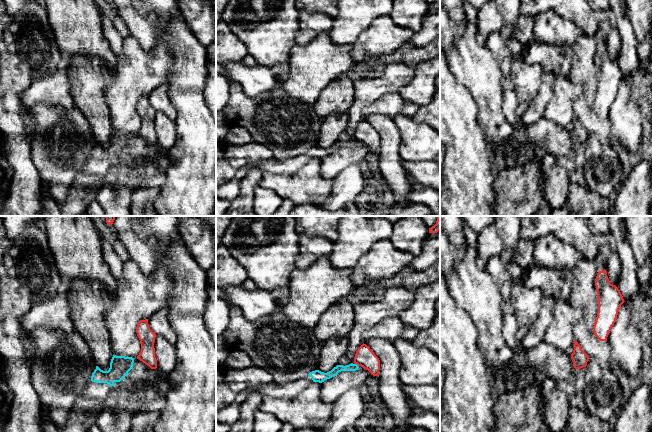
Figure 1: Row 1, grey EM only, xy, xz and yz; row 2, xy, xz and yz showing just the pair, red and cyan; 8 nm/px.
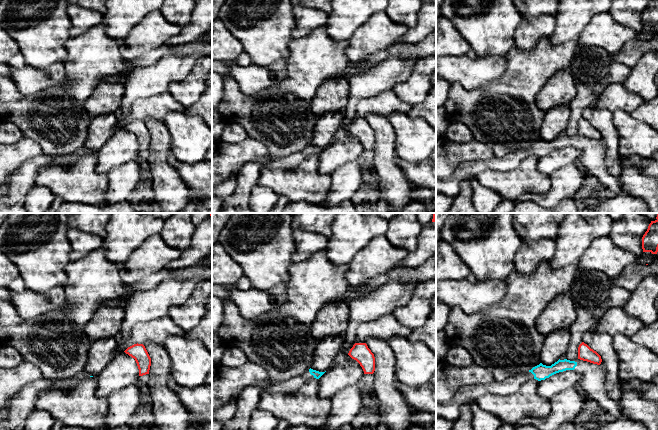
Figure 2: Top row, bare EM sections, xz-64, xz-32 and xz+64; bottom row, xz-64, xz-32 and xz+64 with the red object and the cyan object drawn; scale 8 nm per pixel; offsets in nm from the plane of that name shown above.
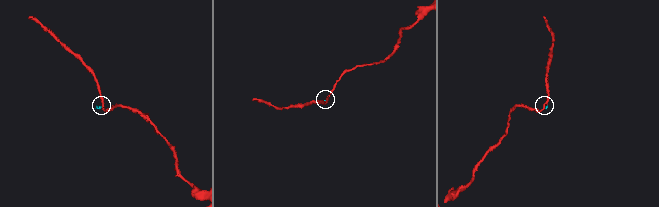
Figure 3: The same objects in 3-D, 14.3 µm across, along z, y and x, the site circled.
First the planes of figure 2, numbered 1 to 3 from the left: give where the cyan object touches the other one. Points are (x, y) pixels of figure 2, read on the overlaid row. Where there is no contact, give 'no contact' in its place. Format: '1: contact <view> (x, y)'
1: no contact
2: no contact
3: no contact

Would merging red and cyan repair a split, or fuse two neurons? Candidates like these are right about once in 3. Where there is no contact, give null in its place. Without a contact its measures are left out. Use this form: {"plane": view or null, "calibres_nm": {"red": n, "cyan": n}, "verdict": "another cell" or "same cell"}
{"plane": "xz", "calibres_nm": {"red": 160, "cyan": 60}, "verdict": "another cell"}

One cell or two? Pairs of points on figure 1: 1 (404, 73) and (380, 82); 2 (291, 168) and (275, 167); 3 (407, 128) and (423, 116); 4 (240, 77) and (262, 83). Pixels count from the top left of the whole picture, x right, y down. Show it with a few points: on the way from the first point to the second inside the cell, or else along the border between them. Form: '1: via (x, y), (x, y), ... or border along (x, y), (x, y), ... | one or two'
1: via (398, 75), (389, 82), (386, 82) | one
2: via (287, 167), (279, 167) | one
3: border along (410, 117), (417, 122), (424, 122), (429, 126) | two
4: via (245, 77), (257, 79) | one

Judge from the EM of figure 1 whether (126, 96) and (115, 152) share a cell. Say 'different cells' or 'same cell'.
different cells

